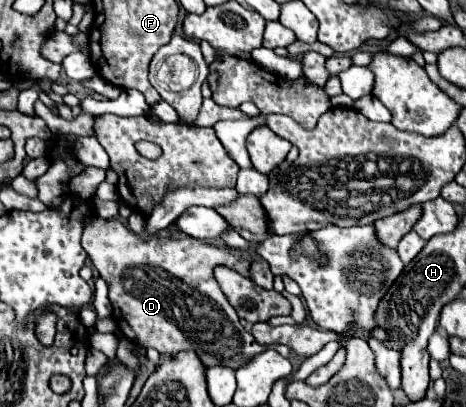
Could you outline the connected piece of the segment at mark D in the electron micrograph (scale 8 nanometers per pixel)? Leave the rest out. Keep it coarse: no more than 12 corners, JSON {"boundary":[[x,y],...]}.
{"boundary":[[89,216],[121,332],[239,368],[267,350],[213,270],[251,258]]}

